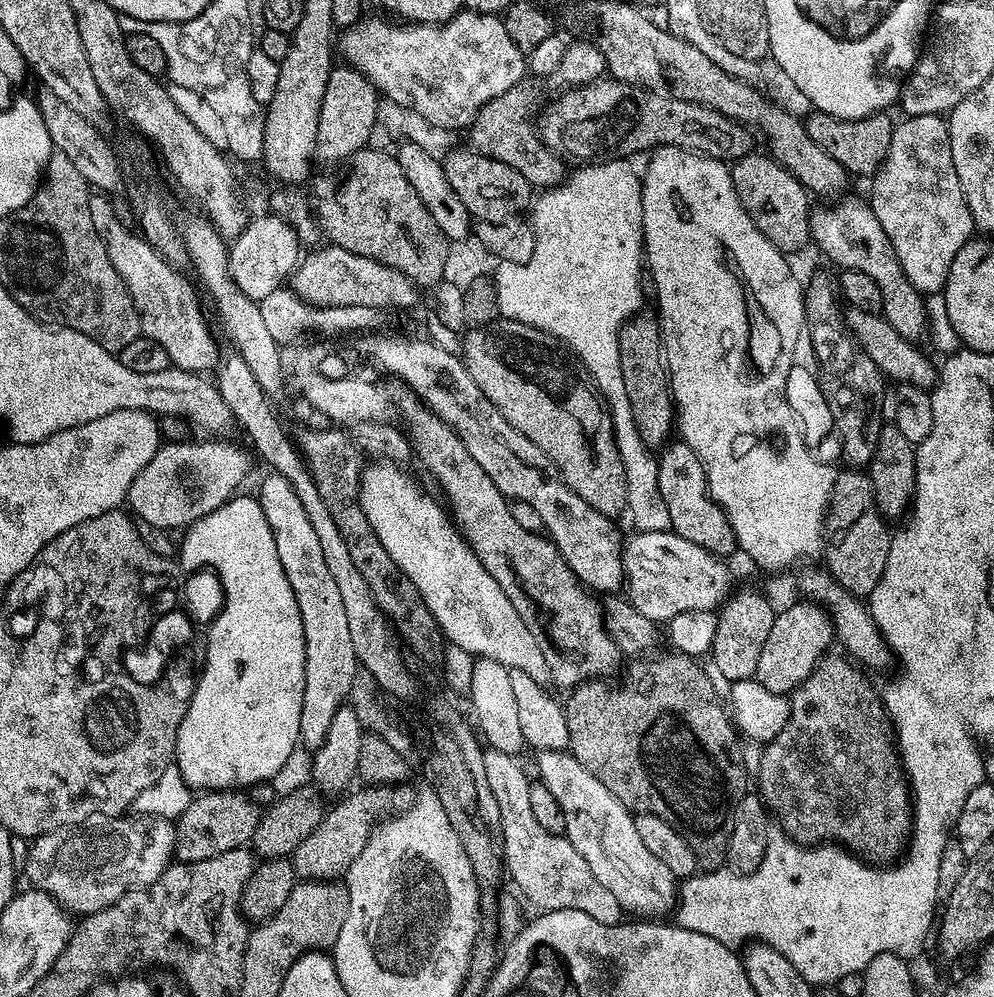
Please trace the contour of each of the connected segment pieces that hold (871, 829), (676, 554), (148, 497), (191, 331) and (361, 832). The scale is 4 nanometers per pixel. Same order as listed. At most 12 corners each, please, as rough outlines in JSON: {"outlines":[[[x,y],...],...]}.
{"outlines":[[[825,656],[767,741],[793,840],[888,860],[908,828],[878,688]],[[675,532],[624,544],[628,599],[657,624],[715,611],[721,557]],[[228,438],[165,443],[127,507],[184,530],[243,489]],[[90,198],[140,331],[171,367],[208,374],[216,340],[196,288]],[[408,782],[349,791],[291,856],[301,881],[343,877],[378,825],[410,811]]]}

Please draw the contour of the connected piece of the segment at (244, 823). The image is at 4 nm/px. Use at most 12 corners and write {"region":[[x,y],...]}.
{"region":[[205,791],[178,817],[175,859],[245,847],[261,805]]}

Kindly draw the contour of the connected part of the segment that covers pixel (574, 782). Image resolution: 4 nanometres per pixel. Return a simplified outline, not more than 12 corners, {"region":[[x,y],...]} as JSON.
{"region":[[567,751],[539,783],[594,878],[640,918],[667,917],[678,878],[629,805]]}

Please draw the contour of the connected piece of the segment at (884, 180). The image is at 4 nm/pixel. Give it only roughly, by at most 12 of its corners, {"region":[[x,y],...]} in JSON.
{"region":[[951,123],[899,125],[870,195],[918,295],[974,230]]}

